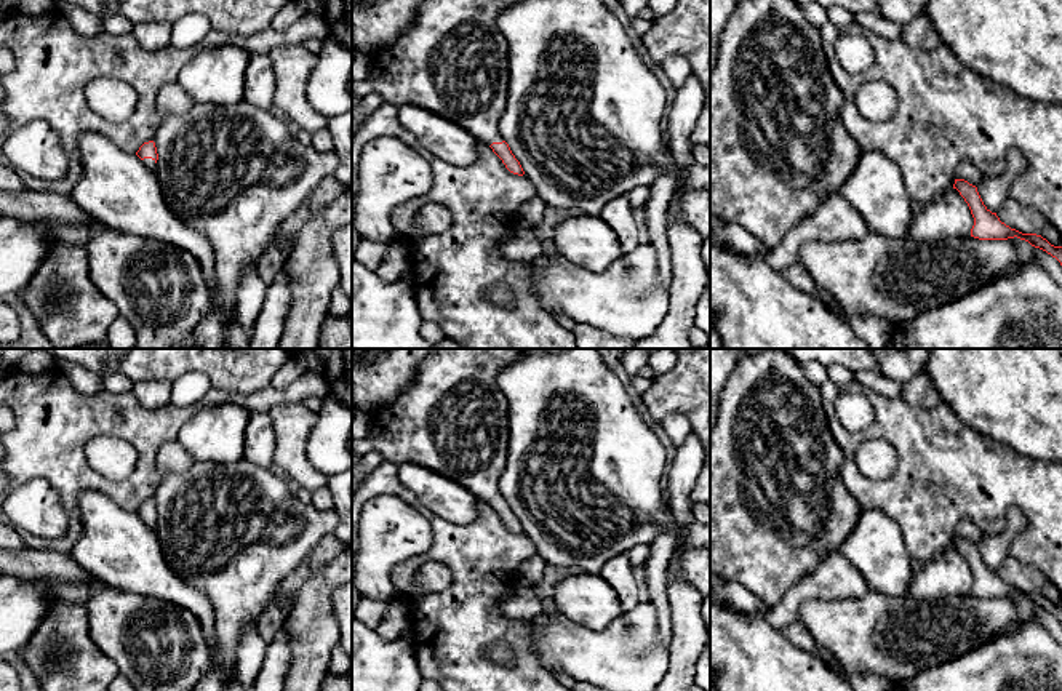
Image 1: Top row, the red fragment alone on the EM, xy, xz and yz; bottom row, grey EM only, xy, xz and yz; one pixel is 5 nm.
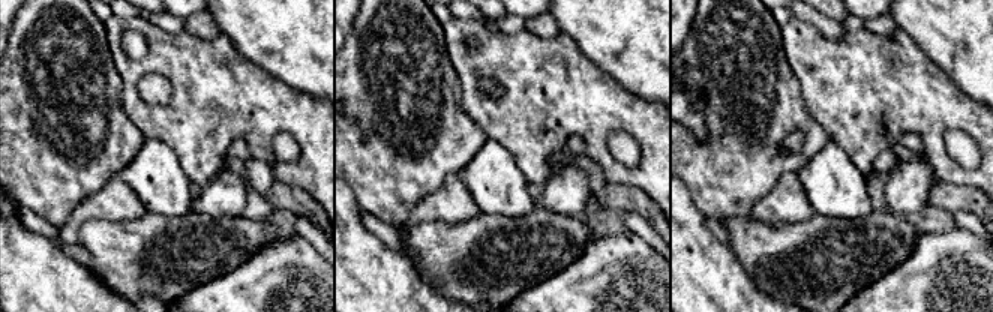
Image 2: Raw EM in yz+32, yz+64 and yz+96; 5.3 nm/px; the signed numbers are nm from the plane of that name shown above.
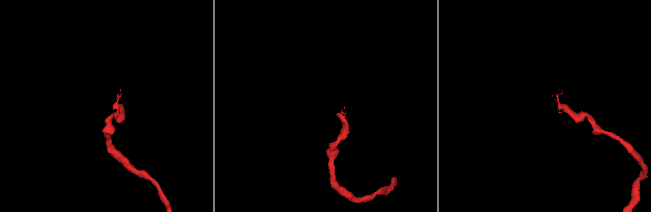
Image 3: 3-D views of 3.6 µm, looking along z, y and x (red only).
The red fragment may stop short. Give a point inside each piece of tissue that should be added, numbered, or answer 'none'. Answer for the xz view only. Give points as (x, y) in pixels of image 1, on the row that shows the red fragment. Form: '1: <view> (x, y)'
1: xz (453, 61)

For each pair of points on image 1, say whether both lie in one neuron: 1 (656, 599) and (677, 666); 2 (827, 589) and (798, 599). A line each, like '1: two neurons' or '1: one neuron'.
1: two neurons
2: one neuron

